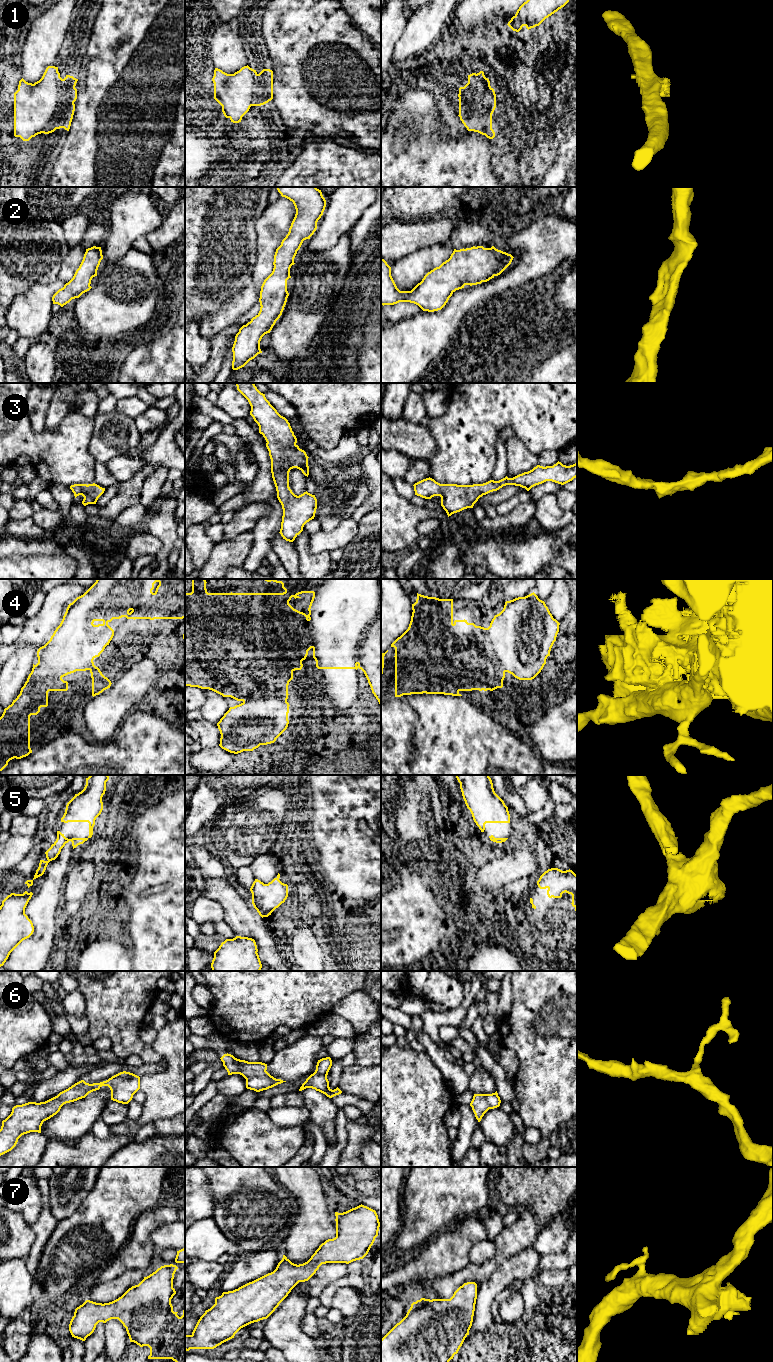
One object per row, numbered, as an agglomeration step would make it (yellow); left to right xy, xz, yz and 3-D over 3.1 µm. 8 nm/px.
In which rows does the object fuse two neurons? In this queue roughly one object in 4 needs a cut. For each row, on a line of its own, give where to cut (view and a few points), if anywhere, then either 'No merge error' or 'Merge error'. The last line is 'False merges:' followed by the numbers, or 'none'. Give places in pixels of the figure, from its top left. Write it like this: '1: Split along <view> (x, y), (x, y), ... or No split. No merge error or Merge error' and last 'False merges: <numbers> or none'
1: No split. No merge error
2: No split. No merge error
3: No split. No merge error
4: Split along xy (84, 618), (75, 665), (38, 682), (19, 714), (2, 715). Merge error
5: No split. No merge error
6: No split. No merge error
7: No split. No merge error
False merges: 4

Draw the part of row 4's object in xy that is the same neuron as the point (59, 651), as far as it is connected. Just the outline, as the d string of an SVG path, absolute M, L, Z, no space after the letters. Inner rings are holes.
M63 618L60 625L56 628L50 640L37 651L38 663L33 664L31 673L27 681L21 688L20 694L12 704L4 709L3 716L13 718L20 715L26 708L31 706L32 696L31 690L37 684L49 678L60 678L64 666L76 666L76 650L74 646L84 644L86 636L86 620L85 619L65 619Z

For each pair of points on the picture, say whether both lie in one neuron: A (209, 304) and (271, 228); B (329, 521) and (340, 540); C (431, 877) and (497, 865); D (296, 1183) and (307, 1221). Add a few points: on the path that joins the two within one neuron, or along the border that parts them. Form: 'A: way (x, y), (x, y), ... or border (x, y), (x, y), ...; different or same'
A: border (255, 222), (256, 261), (253, 268); different
B: border (351, 516), (343, 519), (331, 530), (321, 530); different
C: border (476, 863), (468, 880); different
D: way (305, 1192), (307, 1194), (307, 1212); same

